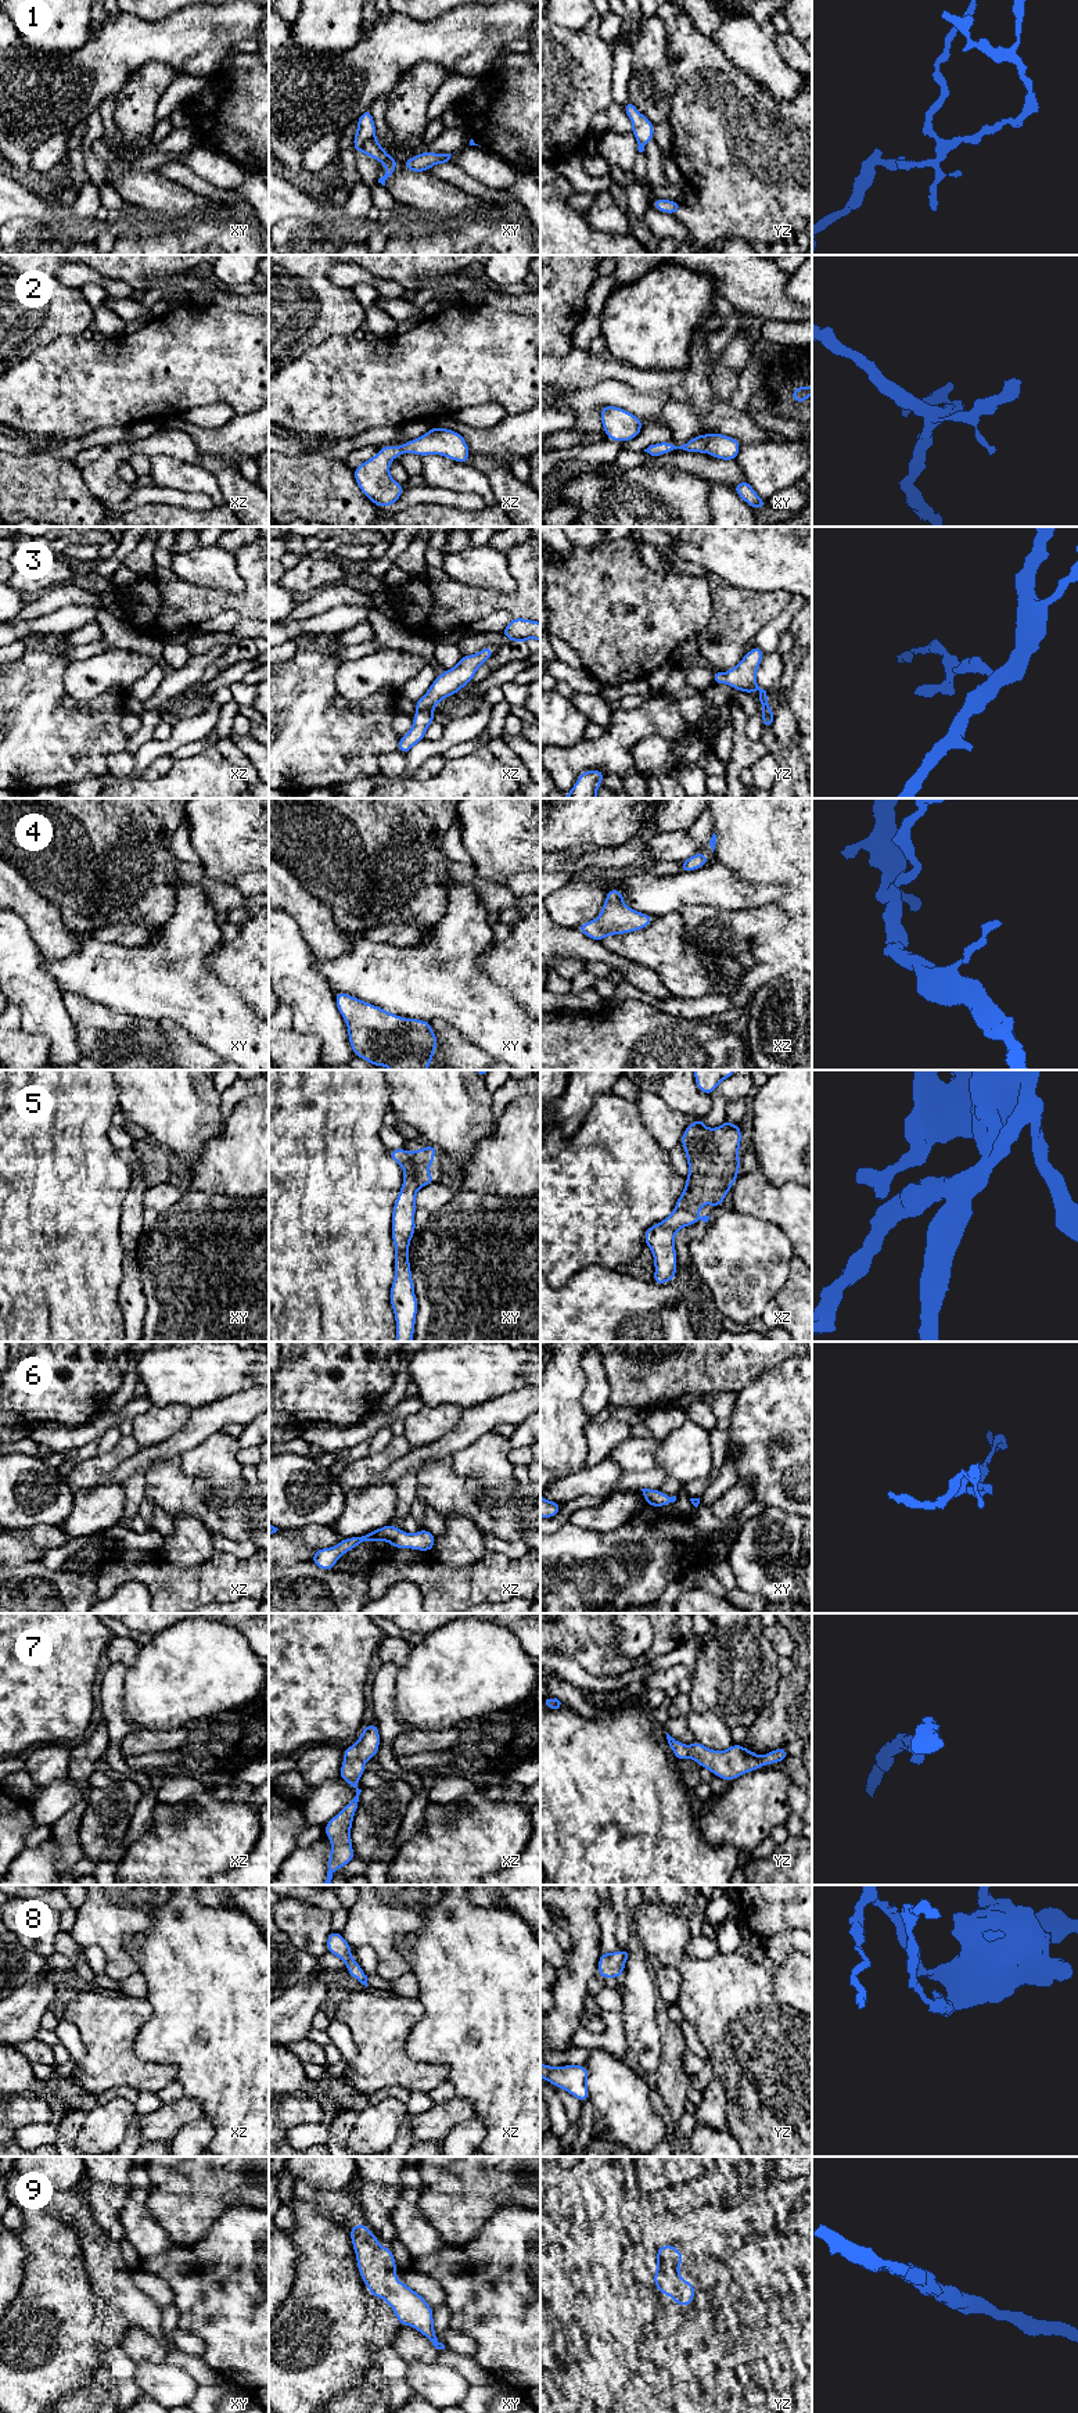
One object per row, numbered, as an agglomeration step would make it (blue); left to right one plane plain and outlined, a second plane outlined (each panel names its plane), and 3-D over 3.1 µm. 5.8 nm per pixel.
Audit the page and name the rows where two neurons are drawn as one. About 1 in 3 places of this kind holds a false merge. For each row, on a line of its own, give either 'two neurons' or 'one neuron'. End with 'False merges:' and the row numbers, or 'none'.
1: two neurons
2: one neuron
3: one neuron
4: one neuron
5: two neurons
6: one neuron
7: one neuron
8: one neuron
9: one neuron
False merges: 1, 5

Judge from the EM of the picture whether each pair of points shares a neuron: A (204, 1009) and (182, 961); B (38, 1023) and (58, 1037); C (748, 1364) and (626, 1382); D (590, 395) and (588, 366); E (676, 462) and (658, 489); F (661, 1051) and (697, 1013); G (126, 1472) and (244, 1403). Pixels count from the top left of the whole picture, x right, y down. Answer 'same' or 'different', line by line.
A: same
B: same
C: same
D: different
E: different
F: different
G: same

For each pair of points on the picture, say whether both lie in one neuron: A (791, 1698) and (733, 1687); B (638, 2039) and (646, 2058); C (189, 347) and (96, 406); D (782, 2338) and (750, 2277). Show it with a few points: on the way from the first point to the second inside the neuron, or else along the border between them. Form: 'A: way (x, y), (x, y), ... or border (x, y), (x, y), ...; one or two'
A: border (783, 1676), (776, 1695), (755, 1720); two
B: way (642, 2043), (643, 2054); one
C: way (165, 366), (119, 383); one
D: way (776, 2323), (776, 2304), (765, 2293); one

